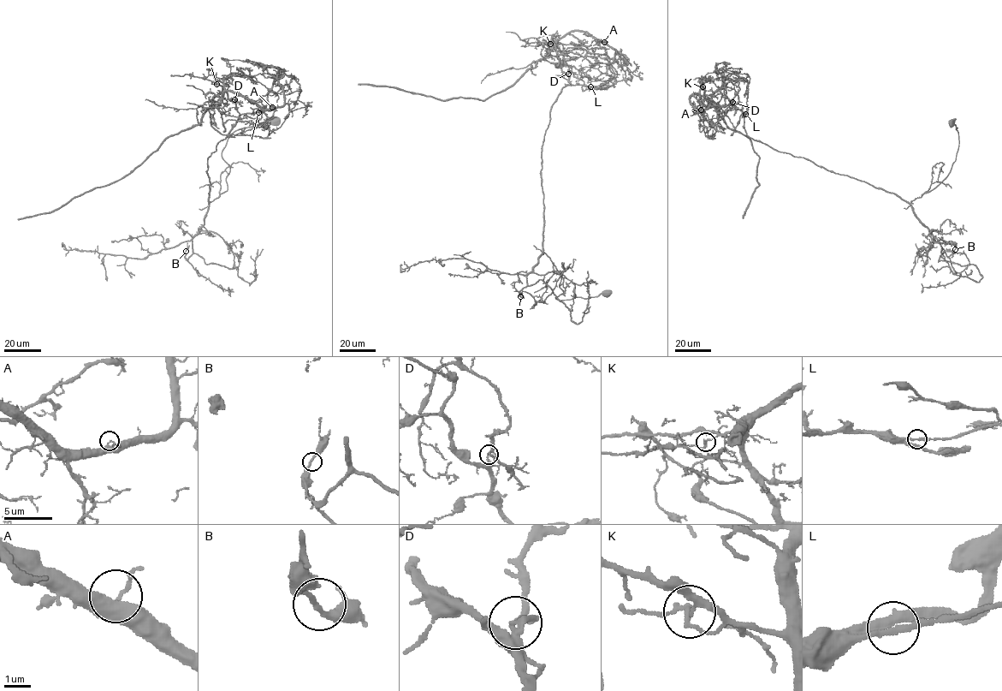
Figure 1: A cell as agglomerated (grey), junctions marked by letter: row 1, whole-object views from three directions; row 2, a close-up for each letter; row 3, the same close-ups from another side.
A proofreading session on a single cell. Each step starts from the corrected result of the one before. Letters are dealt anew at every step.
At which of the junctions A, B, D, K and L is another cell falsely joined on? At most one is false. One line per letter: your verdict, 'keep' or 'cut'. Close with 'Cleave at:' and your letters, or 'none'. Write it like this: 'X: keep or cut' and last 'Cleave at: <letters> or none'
A: keep
B: keep
D: cut
K: keep
L: keep
Cleave at: D

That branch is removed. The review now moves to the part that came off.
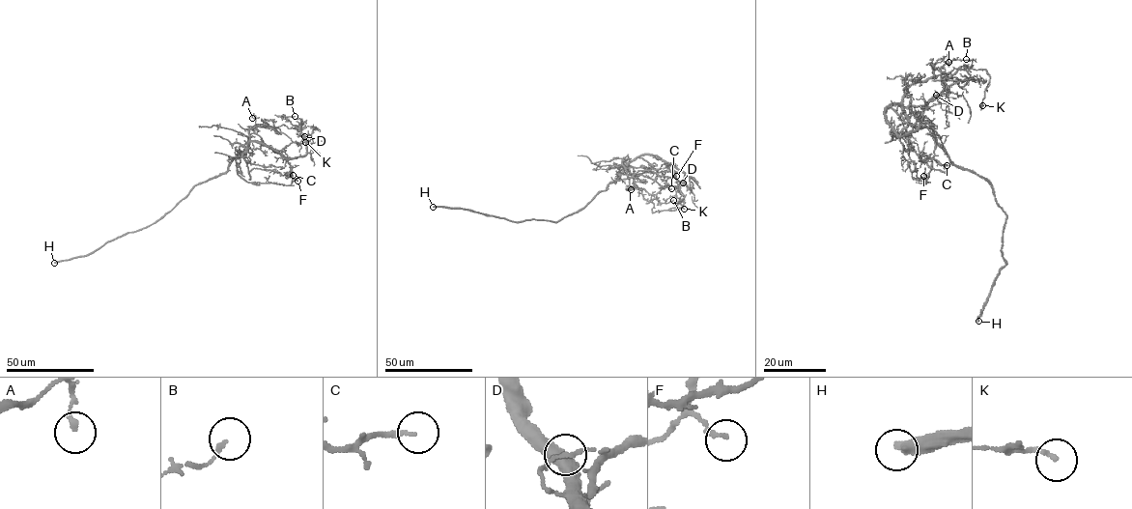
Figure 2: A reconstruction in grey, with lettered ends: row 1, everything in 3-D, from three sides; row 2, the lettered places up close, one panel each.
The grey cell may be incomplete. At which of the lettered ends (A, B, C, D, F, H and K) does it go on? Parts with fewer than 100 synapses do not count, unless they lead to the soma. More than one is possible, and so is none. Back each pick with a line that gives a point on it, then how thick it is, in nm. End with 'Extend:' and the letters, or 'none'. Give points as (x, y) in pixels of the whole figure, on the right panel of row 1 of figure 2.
H: place (978, 321); calibre 400 nm
Extend: H

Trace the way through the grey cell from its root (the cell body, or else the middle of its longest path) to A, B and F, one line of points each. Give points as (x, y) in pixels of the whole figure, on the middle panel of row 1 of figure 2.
A: (601, 191), (617, 180), (628, 164), (635, 182), (631, 189)
B: (601, 191), (629, 163), (654, 155), (685, 173), (679, 186), (666, 185), (656, 194), (663, 203), (673, 200)
F: (601, 191), (609, 183), (630, 178), (639, 171), (676, 176)

